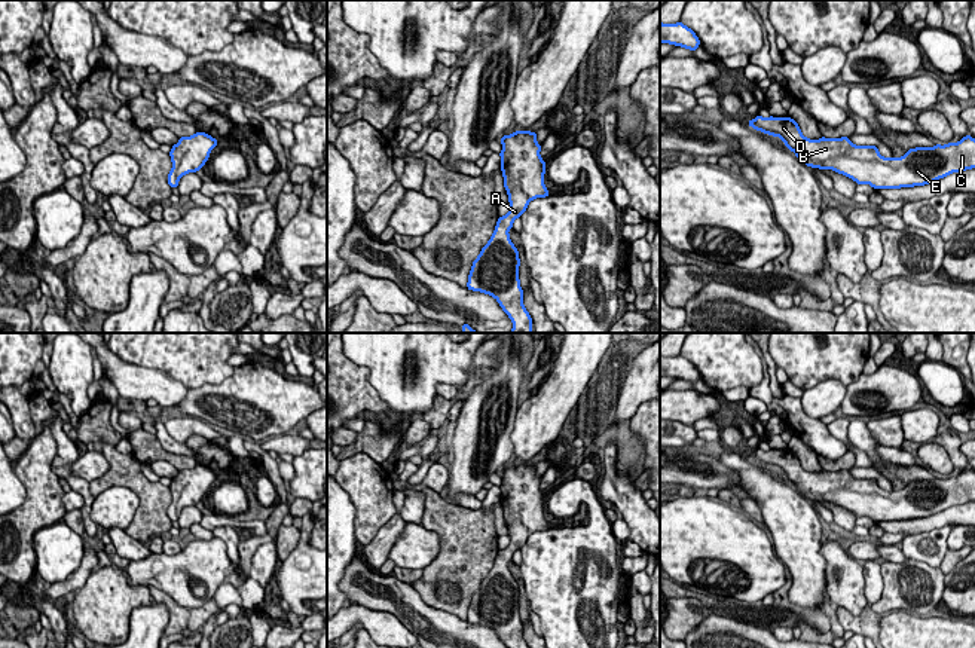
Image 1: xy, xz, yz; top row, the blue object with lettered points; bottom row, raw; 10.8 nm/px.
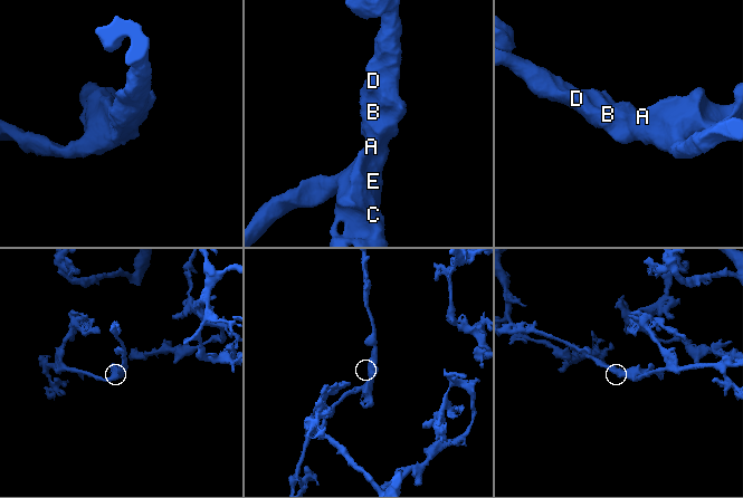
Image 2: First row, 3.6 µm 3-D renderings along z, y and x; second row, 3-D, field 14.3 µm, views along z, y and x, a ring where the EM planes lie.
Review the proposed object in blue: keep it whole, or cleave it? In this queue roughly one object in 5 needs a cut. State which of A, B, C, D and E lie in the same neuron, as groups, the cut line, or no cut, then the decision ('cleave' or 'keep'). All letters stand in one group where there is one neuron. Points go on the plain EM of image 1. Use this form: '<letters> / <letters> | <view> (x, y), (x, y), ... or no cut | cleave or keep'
A B C D E | no cut | keep

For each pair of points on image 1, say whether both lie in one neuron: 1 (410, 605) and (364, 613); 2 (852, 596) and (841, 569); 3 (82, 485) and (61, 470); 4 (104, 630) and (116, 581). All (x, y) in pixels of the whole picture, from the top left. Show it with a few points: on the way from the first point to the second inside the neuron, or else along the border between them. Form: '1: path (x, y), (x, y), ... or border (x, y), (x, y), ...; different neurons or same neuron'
1: border (357, 604), (391, 613), (407, 630); different neurons
2: path (846, 590), (844, 575); same neuron
3: path (78, 485), (66, 473); same neuron
4: path (104, 619), (104, 602), (109, 593); same neuron

